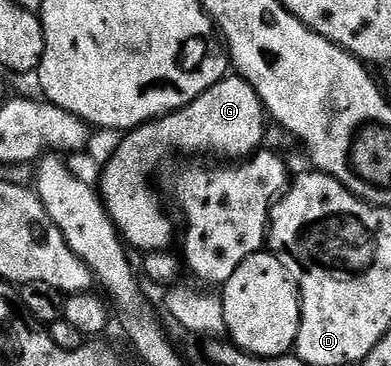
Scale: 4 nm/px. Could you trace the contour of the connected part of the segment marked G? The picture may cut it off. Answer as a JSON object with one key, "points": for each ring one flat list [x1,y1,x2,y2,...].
{"points":[[228,76,213,84,213,88,209,88,201,96,197,96,197,100,193,100,180,110,144,122,142,126,130,131,124,137,127,139,112,152,111,159,108,162,106,160,97,187,103,204,114,220,115,227,119,229,124,243,132,251,163,252,166,251,166,246,170,244,171,237,175,234,175,226,171,223,172,215,170,213,167,215,163,211,163,206,159,203,154,188,151,187,151,173,158,168,159,161,166,154,180,150,183,154,216,154,219,160,246,160,264,145,263,137,267,134,267,126,269,127,269,118,255,89,244,78]]}

